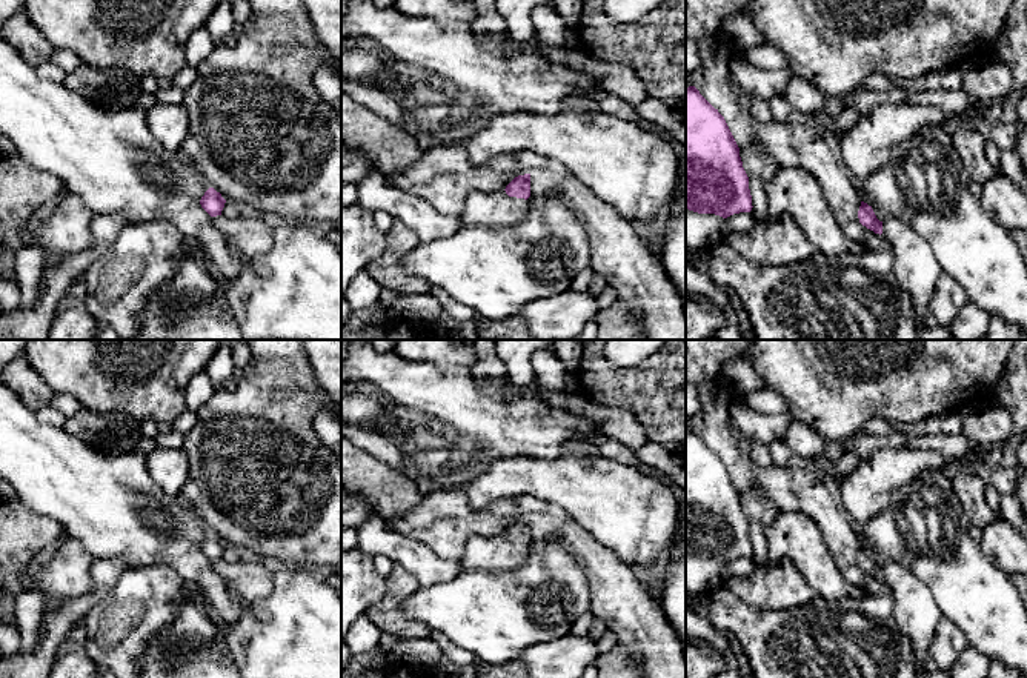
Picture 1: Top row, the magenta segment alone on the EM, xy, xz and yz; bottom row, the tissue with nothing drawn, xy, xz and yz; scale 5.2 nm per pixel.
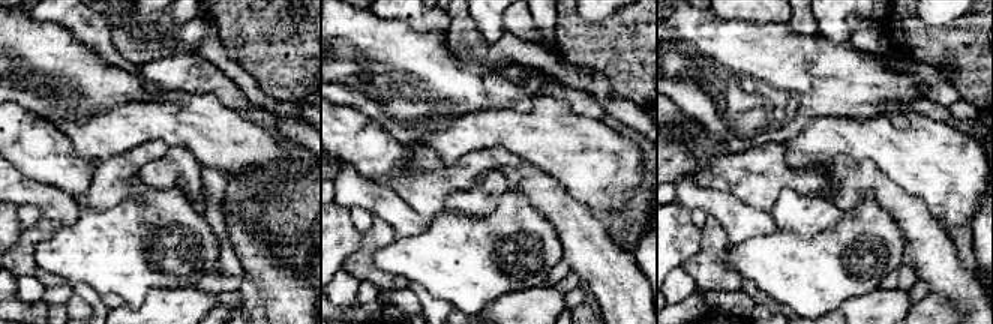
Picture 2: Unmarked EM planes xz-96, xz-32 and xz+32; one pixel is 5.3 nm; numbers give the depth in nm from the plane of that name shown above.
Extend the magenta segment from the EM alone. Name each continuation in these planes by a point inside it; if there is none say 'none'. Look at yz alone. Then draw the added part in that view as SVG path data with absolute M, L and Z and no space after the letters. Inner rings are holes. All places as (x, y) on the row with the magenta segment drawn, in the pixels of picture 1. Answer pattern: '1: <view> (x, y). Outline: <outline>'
1: yz (917, 268). Outline: M898 218L884 220L881 235L889 241L895 255L896 280L913 300L915 324L924 329L929 301L942 269L932 246Z

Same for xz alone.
1: xz (497, 211). Outline: M506 191L484 194L472 192L460 215L463 223L486 226L490 229L506 229L518 224L527 211L527 200L509 197Z

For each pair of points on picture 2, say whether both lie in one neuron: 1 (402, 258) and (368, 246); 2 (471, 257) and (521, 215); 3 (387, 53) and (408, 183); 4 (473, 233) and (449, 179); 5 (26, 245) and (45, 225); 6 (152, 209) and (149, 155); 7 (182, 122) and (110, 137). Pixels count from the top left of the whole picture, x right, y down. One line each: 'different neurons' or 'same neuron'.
1: different neurons
2: same neuron
3: different neurons
4: different neurons
5: same neuron
6: different neurons
7: same neuron

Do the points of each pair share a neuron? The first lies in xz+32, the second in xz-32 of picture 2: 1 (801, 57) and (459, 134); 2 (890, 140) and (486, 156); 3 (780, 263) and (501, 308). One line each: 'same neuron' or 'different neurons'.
1: different neurons
2: different neurons
3: different neurons

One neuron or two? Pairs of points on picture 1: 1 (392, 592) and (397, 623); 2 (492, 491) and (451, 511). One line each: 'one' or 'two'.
1: one
2: two

